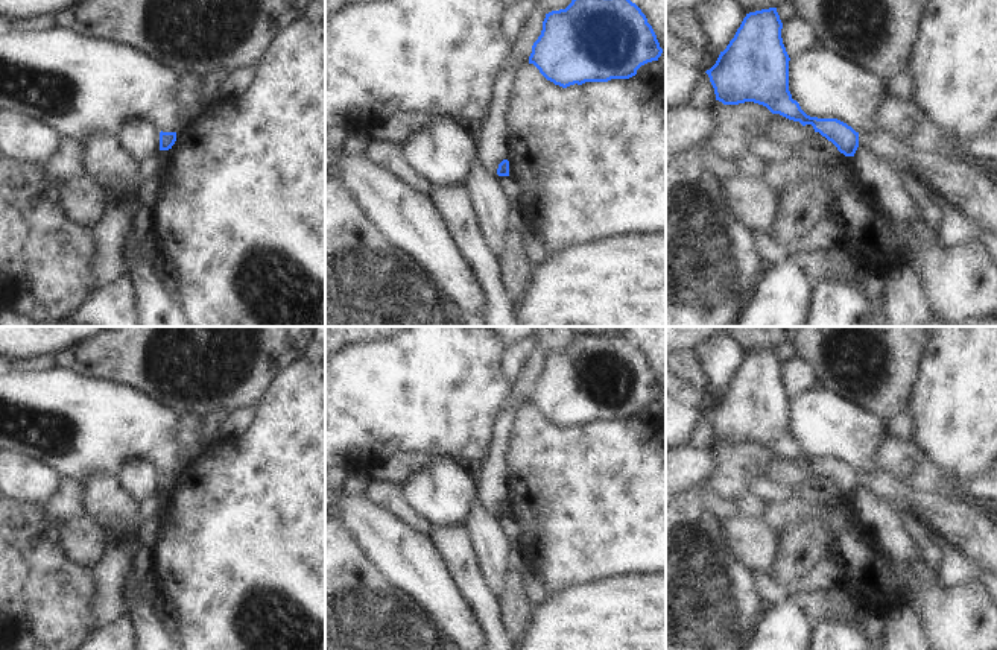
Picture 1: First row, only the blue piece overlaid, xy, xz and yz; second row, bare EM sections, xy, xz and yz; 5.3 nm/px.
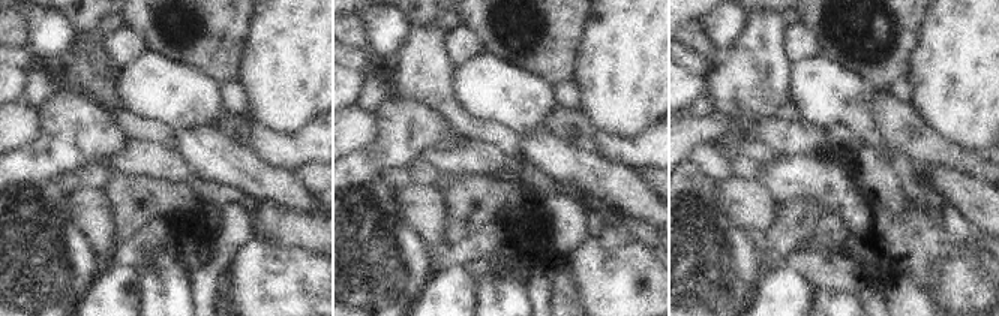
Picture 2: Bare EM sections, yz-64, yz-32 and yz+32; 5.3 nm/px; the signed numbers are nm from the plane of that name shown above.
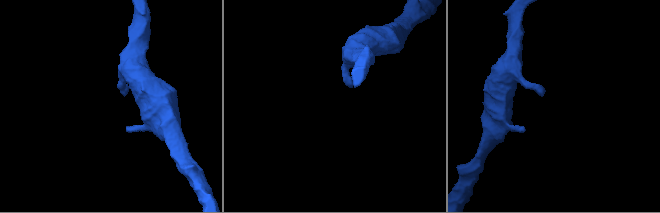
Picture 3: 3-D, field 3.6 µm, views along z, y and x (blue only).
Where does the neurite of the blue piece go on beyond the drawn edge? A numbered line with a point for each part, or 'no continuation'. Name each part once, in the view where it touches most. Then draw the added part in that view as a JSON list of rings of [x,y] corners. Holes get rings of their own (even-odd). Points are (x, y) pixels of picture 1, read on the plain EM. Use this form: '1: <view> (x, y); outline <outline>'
no continuation

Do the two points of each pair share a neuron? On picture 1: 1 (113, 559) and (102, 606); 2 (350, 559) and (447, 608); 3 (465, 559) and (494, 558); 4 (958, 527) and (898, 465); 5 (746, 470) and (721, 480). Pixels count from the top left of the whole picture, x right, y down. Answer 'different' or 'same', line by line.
1: same
2: different
3: different
4: different
5: same

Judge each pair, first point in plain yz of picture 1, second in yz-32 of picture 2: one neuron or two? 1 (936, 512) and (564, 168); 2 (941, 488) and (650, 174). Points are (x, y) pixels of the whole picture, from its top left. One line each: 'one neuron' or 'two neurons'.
1: one neuron
2: two neurons

